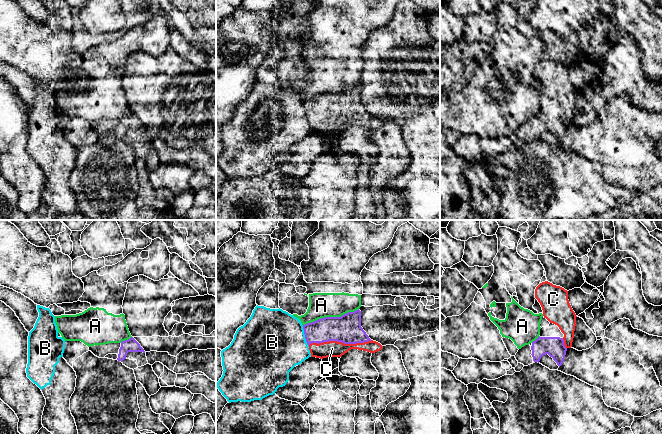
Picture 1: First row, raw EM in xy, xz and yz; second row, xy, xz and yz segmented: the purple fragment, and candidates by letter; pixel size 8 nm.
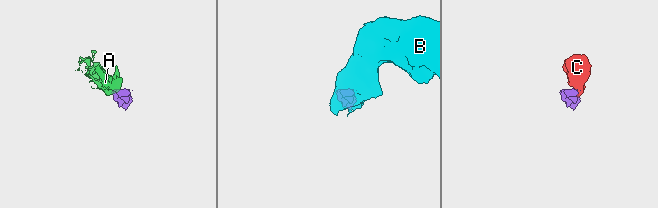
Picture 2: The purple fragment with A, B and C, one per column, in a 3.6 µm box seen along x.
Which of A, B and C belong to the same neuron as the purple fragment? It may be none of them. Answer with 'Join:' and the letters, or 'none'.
Join: C

